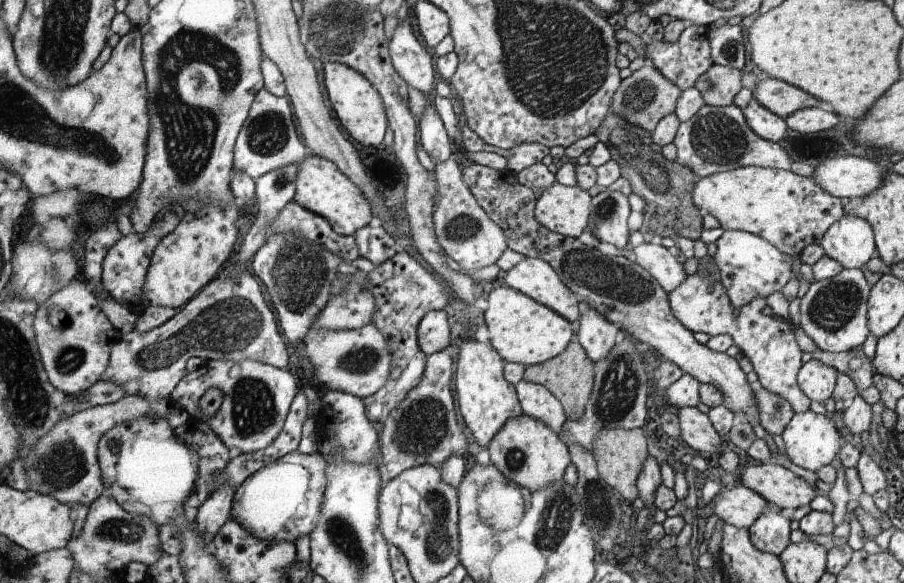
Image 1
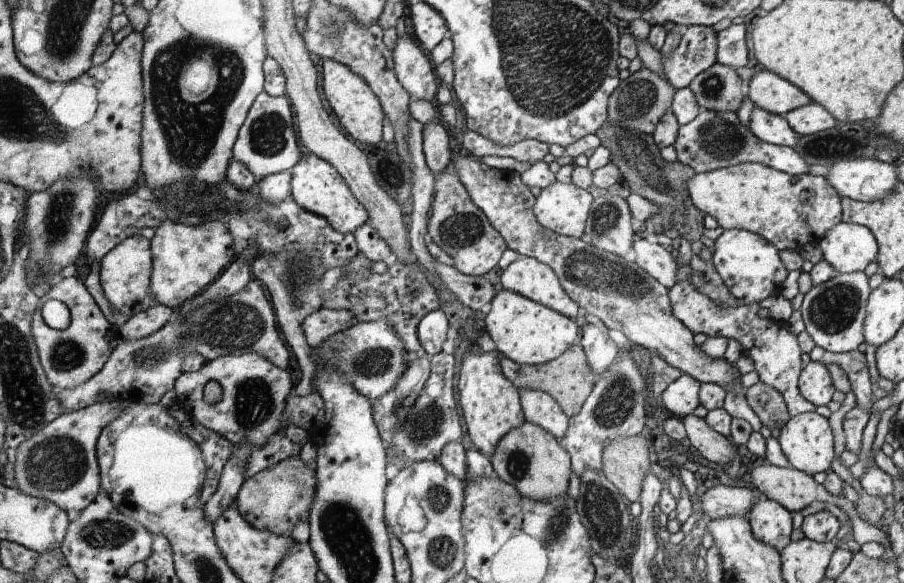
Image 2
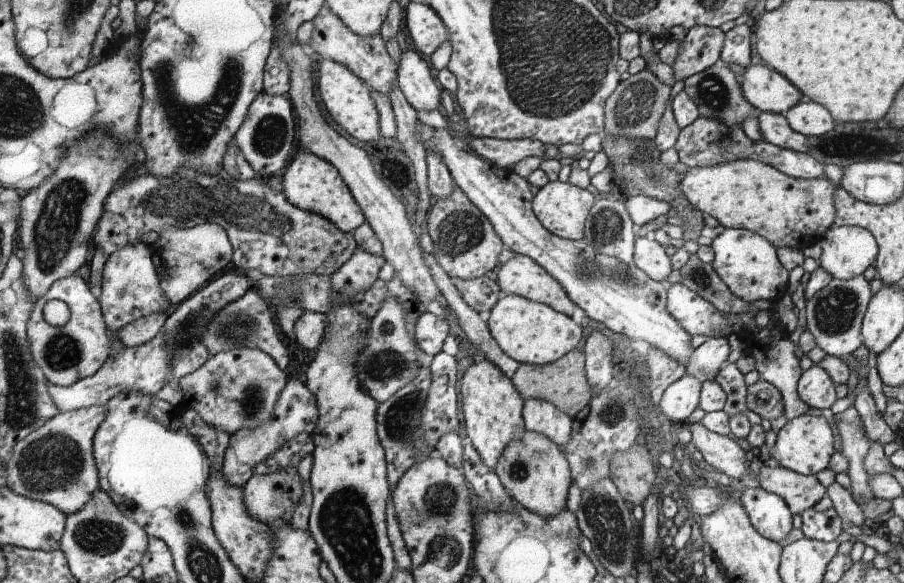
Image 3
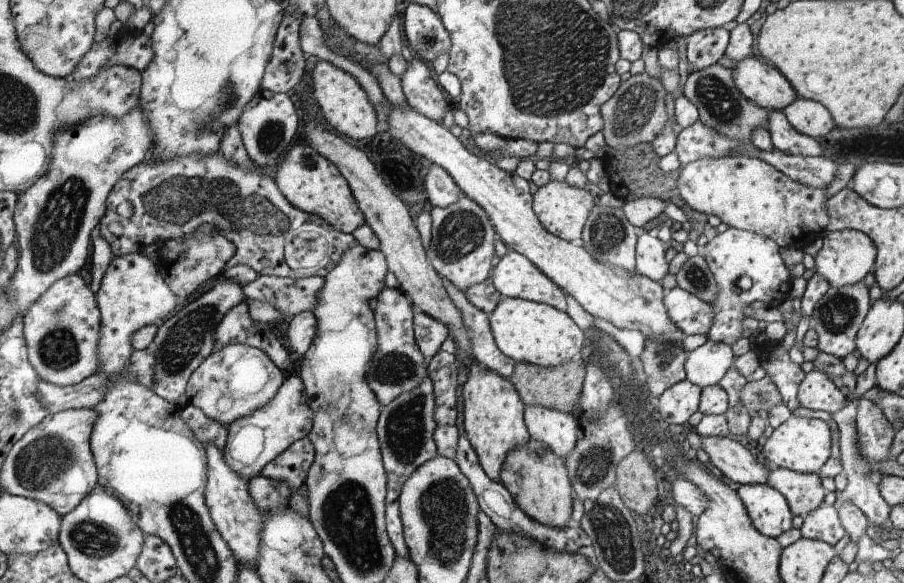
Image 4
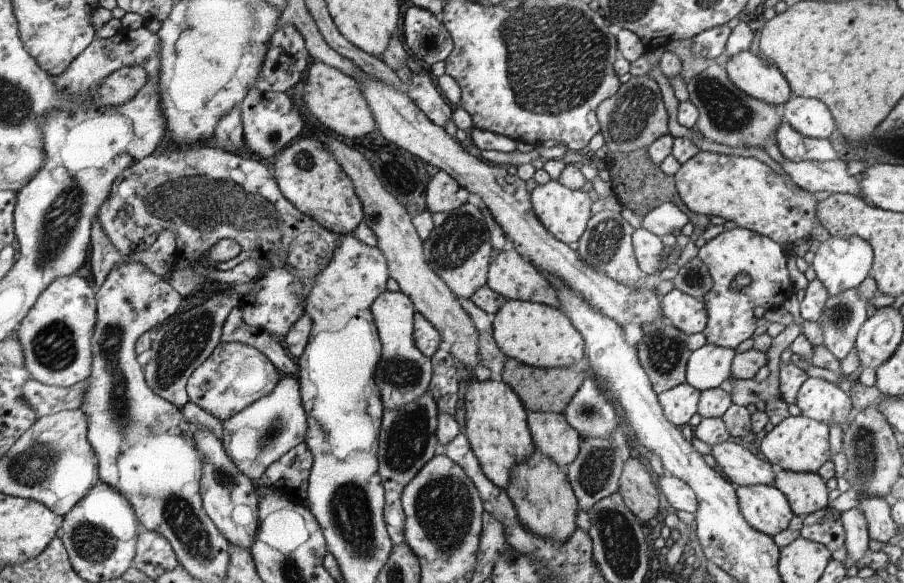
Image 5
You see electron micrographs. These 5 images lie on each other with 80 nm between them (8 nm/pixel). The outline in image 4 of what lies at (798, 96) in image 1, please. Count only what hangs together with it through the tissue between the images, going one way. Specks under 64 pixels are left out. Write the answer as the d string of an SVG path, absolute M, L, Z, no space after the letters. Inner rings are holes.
M753 55L741 60L732 72L741 94L759 107L783 111L798 98L788 79L774 65Z

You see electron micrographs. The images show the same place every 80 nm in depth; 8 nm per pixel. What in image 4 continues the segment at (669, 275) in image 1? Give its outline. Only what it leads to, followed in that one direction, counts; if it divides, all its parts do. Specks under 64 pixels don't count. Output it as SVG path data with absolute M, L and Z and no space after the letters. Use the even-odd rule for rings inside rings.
M648 232L639 236L635 246L636 272L653 281L661 282L668 272L664 245L657 236L652 236Z

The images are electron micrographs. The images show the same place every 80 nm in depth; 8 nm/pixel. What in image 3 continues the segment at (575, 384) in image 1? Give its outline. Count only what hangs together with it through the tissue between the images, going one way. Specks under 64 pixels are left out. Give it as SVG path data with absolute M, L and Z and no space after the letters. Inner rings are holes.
M578 348L550 365L520 363L511 379L525 401L532 398L546 400L572 418L584 410L584 406L587 406L591 400L592 390L589 381L586 372L586 355Z

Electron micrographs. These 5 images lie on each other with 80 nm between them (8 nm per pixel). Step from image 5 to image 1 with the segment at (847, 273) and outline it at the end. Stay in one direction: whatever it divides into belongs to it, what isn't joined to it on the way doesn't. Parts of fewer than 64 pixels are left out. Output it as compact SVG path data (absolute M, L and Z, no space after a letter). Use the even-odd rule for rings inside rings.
M845 215L839 222L836 222L824 234L821 246L825 255L832 258L834 262L840 262L843 269L860 269L877 253L872 226L868 222L864 222L862 218L854 218L854 216Z

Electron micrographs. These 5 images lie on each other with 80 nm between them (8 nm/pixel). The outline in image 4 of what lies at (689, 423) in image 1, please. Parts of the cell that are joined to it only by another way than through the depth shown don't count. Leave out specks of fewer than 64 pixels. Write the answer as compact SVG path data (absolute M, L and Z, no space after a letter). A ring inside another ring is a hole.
M701 437L702 449L722 477L739 485L766 484L768 469L740 442L728 437Z

